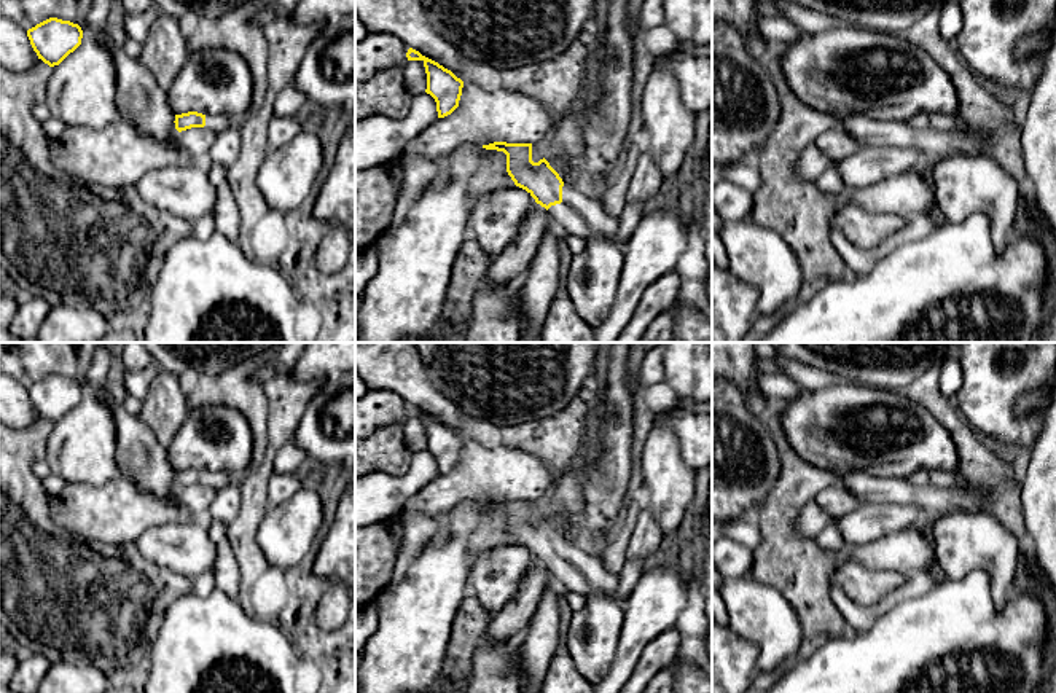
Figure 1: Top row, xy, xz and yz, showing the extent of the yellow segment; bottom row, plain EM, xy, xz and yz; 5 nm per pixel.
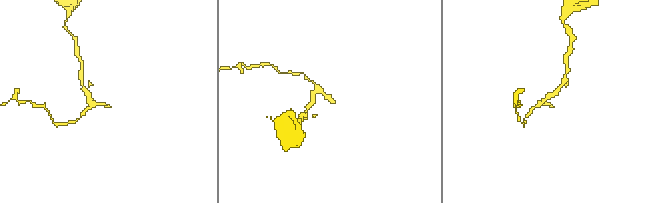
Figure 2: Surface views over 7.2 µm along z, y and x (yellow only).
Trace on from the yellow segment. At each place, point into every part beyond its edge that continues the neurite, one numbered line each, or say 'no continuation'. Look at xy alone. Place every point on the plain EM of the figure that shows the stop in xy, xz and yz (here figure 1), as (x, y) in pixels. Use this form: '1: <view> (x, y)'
1: xy (215, 480)

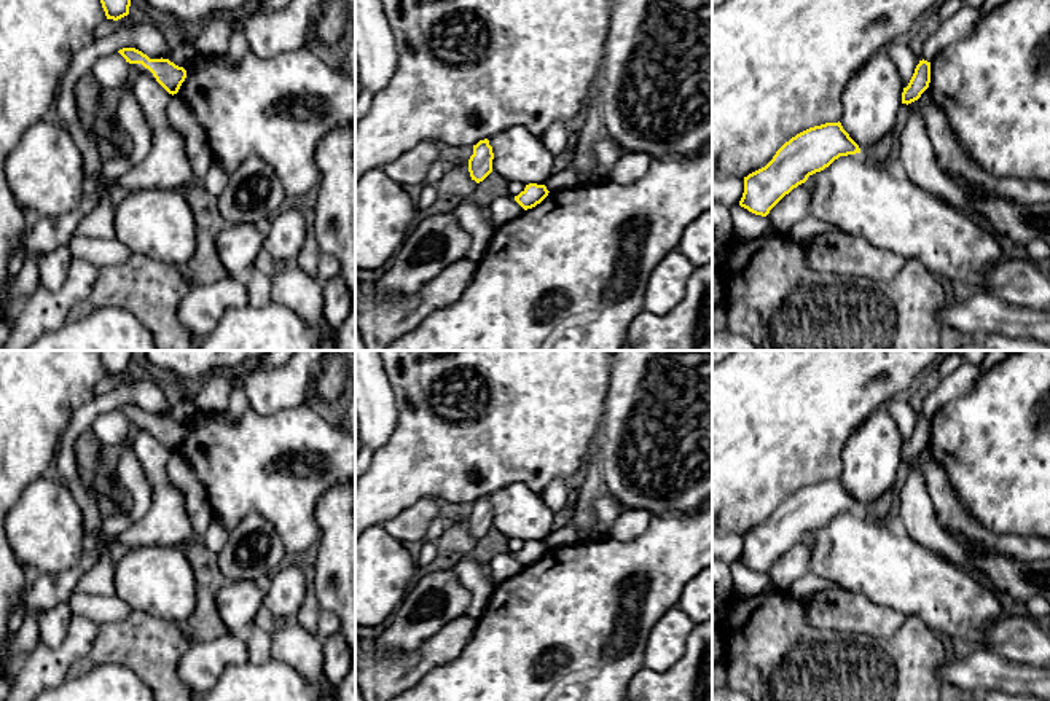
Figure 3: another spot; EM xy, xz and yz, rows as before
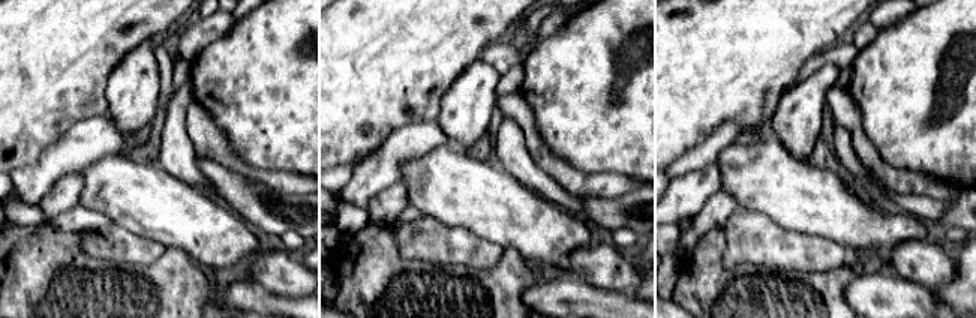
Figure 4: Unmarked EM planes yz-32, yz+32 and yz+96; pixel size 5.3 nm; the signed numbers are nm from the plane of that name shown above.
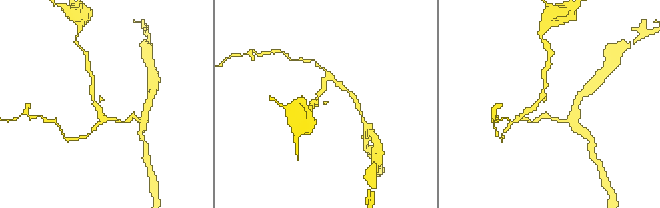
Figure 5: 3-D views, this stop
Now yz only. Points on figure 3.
no continuation

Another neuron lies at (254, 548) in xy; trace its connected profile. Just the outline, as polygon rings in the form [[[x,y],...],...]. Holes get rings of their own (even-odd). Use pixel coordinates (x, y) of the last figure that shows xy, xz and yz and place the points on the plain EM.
[[[249,515],[236,524],[217,564],[226,582],[258,580],[274,575],[288,561],[287,550],[274,526],[260,515]]]

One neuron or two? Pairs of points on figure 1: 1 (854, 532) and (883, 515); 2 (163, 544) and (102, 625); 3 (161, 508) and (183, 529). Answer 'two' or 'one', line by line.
1: one
2: two
3: two

